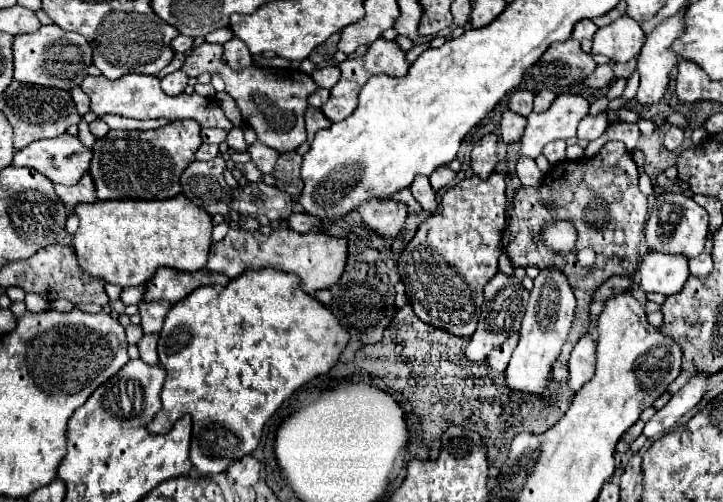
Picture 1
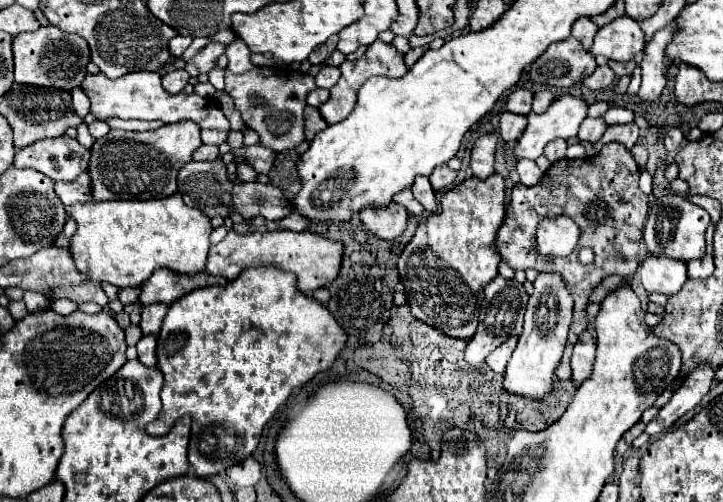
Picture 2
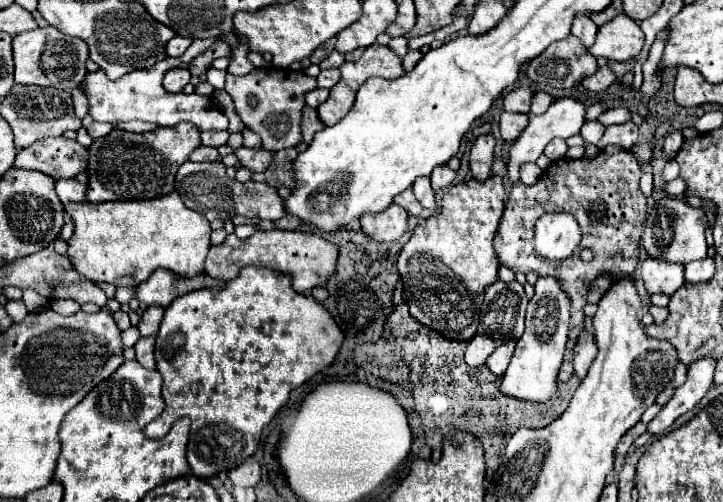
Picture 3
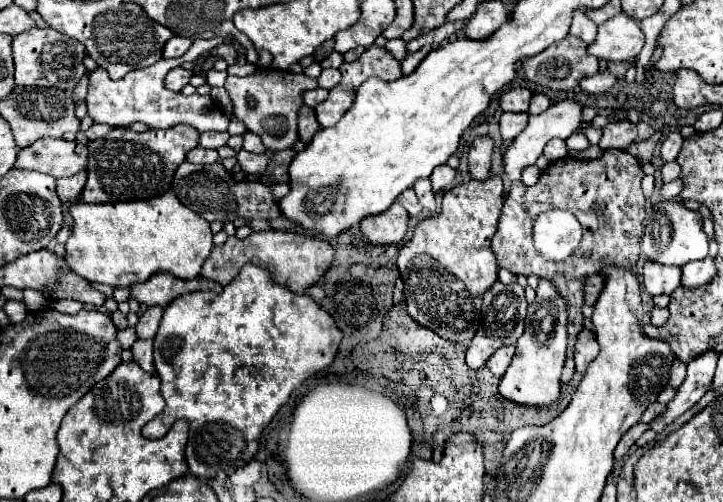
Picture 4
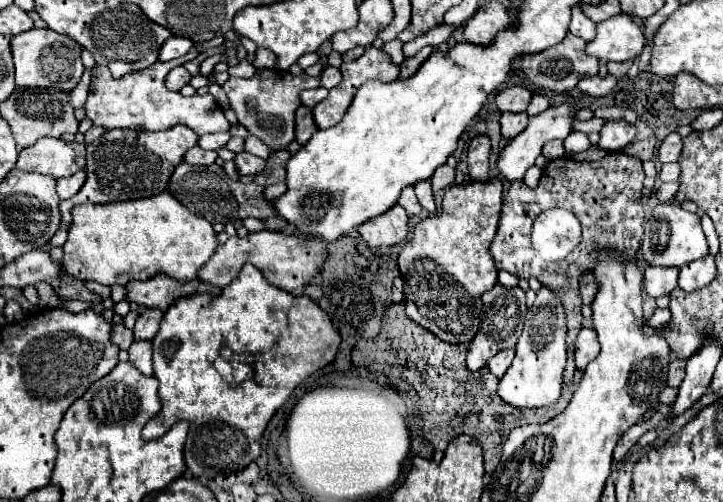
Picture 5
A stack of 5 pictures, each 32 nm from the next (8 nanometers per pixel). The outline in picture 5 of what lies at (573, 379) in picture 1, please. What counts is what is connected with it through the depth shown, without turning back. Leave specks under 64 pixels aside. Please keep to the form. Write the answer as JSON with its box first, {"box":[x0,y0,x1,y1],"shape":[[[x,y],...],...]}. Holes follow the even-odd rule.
{"box":[576,328,600,370],"shape":[[[582,328],[576,338],[576,368],[584,370],[590,360],[594,360],[600,352],[600,344],[596,340],[596,332],[592,328]]]}

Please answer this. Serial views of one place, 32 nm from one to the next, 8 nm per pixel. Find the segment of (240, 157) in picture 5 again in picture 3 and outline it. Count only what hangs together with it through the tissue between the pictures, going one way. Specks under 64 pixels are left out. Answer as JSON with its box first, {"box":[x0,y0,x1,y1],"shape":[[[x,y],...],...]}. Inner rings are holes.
{"box":[234,148,272,172],"shape":[[[238,148],[234,150],[234,154],[238,156],[240,164],[250,168],[252,172],[266,172],[266,168],[272,162],[272,152],[266,148]]]}

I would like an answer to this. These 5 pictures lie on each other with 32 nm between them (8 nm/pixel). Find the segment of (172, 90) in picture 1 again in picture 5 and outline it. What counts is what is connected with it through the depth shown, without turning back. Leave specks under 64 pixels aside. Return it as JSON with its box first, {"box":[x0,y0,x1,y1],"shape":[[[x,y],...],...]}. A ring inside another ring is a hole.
{"box":[166,66,192,90],"shape":[[[184,66],[172,68],[166,76],[166,88],[168,90],[180,90],[182,86],[186,86],[190,82],[190,78],[192,78],[192,74]]]}

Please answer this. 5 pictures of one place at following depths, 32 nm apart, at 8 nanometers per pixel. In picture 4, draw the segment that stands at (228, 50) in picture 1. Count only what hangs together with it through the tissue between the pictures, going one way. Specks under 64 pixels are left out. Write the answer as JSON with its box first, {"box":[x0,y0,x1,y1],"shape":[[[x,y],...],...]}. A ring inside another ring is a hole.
{"box":[228,54,256,76],"shape":[[[238,54],[236,64],[228,66],[228,74],[232,74],[232,76],[248,76],[248,74],[252,74],[254,70],[256,70],[256,66],[250,64],[244,54]]]}

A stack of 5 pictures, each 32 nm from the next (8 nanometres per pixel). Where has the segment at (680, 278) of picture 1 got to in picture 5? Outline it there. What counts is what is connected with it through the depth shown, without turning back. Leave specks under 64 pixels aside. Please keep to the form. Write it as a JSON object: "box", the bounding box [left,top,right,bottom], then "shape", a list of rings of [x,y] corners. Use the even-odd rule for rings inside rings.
{"box":[644,266,678,298],"shape":[[[650,266],[644,268],[644,292],[652,298],[670,294],[678,286],[678,268]]]}

